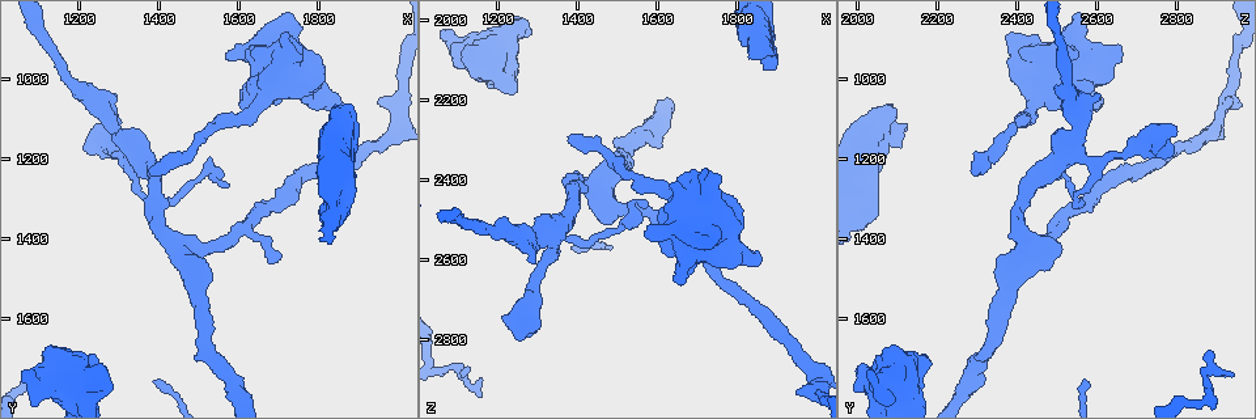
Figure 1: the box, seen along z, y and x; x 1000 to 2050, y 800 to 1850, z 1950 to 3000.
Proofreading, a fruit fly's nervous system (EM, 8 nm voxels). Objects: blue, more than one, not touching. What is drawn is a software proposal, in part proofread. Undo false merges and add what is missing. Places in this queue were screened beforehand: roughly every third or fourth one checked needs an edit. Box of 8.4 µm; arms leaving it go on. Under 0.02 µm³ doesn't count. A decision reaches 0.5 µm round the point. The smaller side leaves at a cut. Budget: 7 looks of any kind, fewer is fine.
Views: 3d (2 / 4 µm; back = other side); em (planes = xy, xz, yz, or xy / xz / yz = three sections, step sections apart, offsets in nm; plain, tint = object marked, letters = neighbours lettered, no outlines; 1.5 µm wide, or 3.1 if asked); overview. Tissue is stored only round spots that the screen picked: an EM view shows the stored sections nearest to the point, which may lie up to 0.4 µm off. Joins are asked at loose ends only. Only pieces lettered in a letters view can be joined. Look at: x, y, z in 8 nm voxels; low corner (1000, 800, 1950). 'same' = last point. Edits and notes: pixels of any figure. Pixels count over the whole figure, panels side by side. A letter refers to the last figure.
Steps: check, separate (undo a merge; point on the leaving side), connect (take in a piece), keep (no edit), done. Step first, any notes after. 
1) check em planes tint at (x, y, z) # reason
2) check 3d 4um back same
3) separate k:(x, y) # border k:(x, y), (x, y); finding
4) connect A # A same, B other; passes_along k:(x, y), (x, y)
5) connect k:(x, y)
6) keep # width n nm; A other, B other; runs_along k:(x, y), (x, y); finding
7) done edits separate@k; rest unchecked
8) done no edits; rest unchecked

check 3d 4um back at (1130, 1755, 2070) # thick turns thin

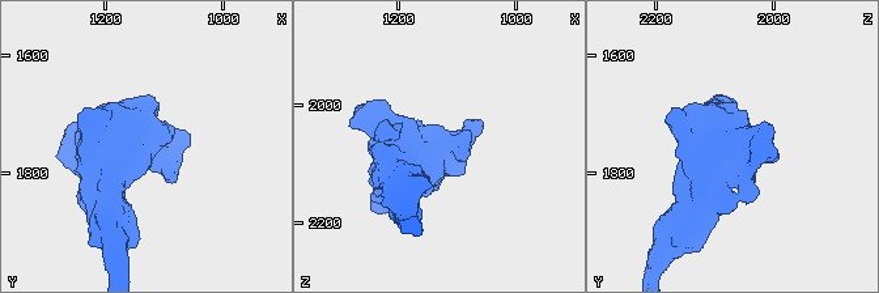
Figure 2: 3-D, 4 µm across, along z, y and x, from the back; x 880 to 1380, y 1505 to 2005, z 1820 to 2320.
check em xy step 4 tint at (1125, 1760, 2065) # now the EM

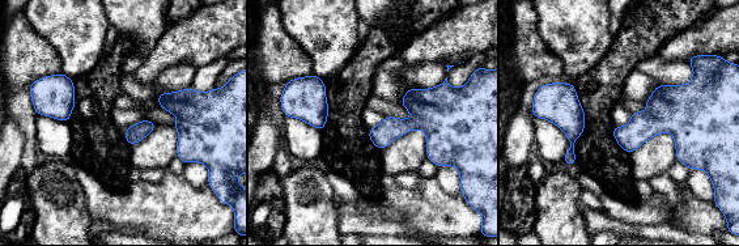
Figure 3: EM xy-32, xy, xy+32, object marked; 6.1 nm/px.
check em planes letters same # another direction

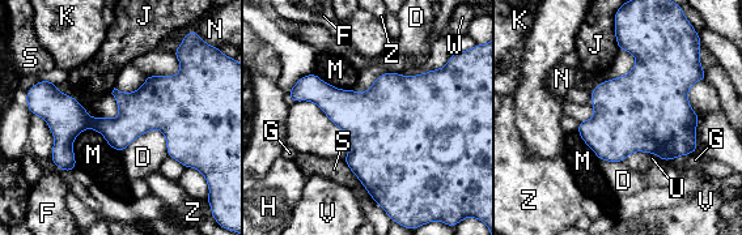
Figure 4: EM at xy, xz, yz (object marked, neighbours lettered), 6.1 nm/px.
keep # width 70 nm; D other, F other, G other, H other, J other, K other, M other, N other, S other, U other, V other, W other, Z other; runs_along 4:(42, 110), (100, 124), (191, 120); continuous, no second neuron

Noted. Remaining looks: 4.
check em planes letters at (1380, 1225, 2310) # branch stops here

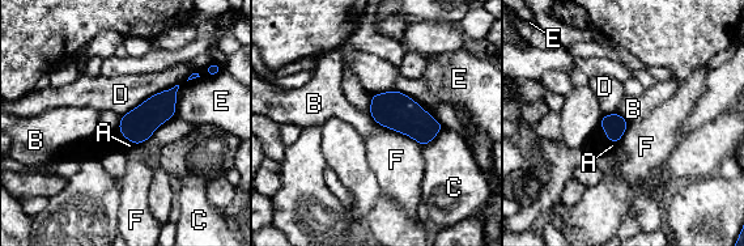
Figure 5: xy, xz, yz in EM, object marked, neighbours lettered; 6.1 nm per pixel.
connect A # A same, B other, C other, D other, E other, F other; passes_along 5:(613, 124), (602, 127), (594, 141); the neuron continues

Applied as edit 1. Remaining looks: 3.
check 3d 2um at (1515, 1240, 2515) # abrupt turn

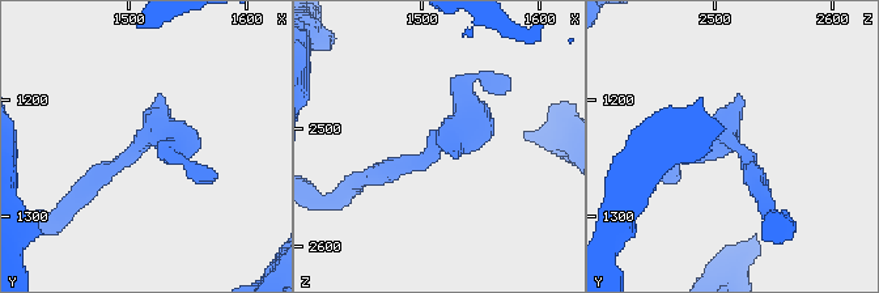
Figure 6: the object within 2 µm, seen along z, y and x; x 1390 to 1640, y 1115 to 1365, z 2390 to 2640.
check em planes plain at (1510, 1236, 2516)

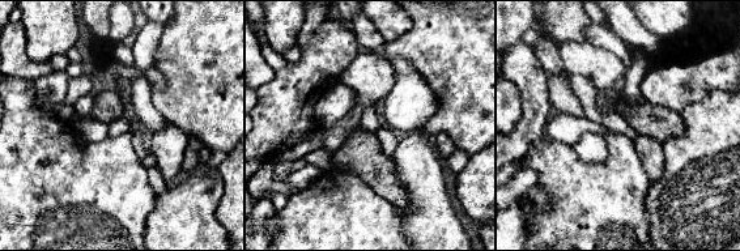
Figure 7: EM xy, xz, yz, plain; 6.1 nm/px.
check em planes letters same # what lies round it

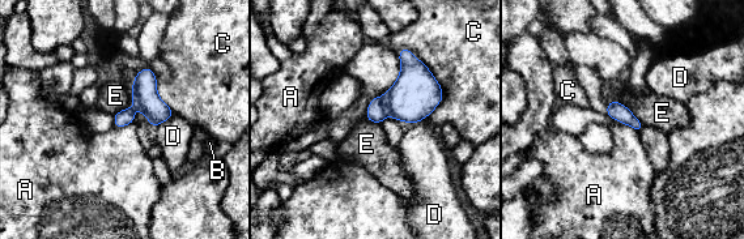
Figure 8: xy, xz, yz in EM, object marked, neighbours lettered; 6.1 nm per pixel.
keep # width 110 nm; A other, B other, C other, D other, E other; border 8:(611, 98), (621, 102), (643, 124); one neuron here

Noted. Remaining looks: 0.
done edits connect@5; rest unchecked

